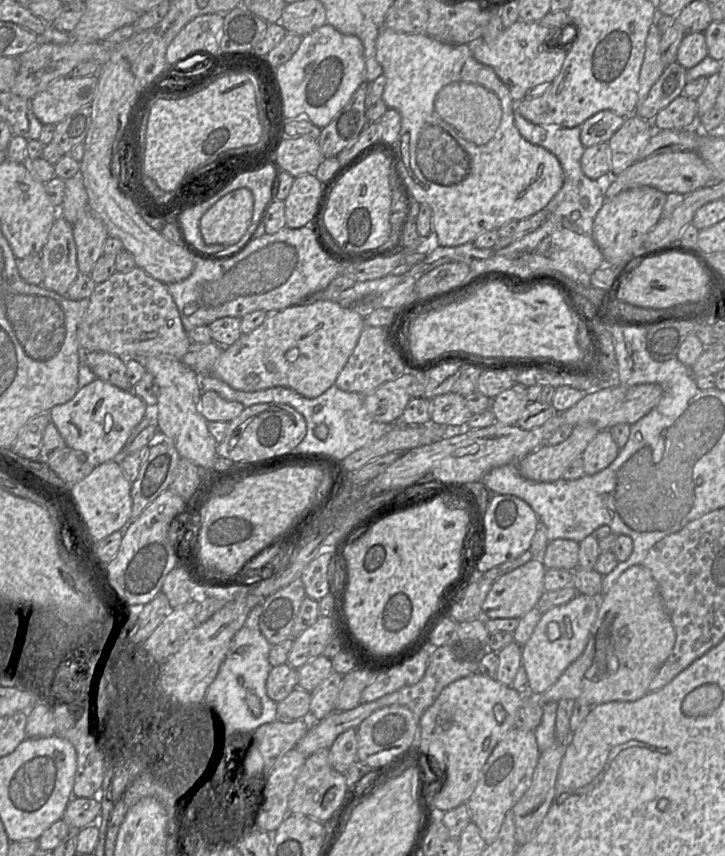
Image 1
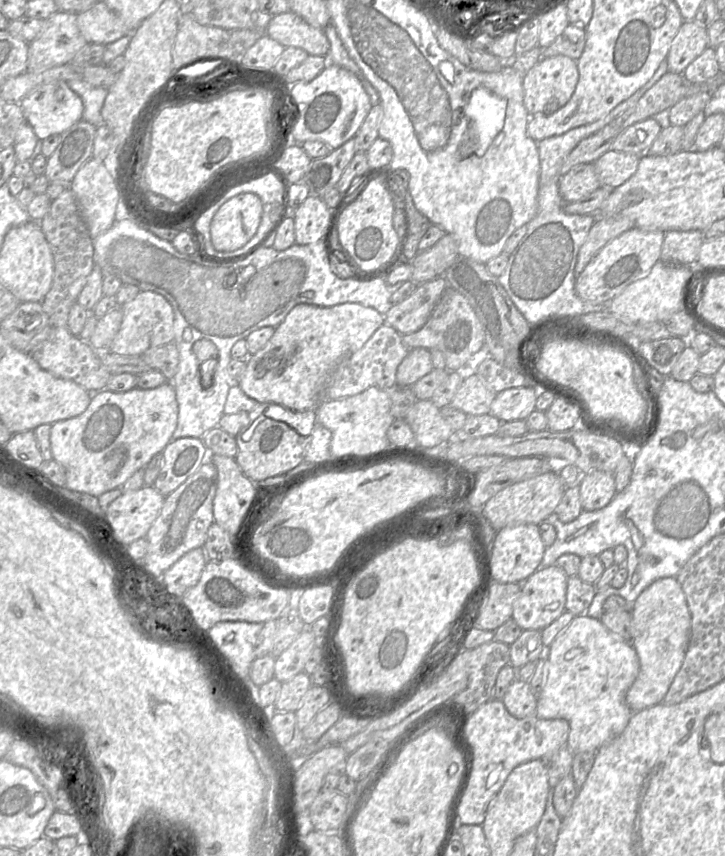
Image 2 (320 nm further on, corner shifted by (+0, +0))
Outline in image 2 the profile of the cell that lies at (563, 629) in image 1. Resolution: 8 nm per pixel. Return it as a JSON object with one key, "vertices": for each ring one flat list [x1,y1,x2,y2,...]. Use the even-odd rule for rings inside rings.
{"vertices":[[586,613,573,618,546,649,547,673,537,699,536,716,540,719,565,719,569,722,567,746,573,755,597,752,620,735,628,725,633,712,626,703,626,694,638,676,638,655,631,645,609,631,600,619]]}

